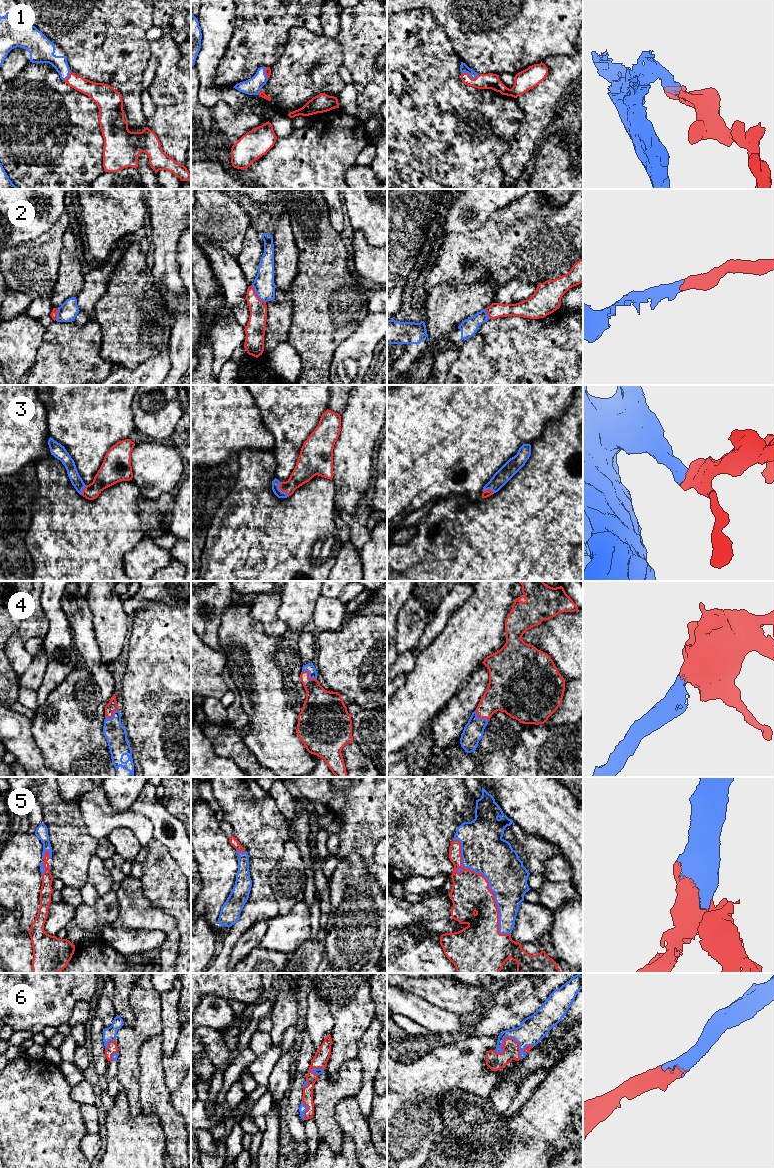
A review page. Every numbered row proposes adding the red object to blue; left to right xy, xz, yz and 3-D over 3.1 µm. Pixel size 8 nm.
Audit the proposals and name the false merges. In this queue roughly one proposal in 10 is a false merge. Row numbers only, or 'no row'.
no row

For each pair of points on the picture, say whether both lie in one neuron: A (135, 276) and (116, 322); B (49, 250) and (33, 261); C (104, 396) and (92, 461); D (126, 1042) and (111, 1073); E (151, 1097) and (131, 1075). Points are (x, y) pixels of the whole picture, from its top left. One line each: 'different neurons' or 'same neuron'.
A: same neuron
B: same neuron
C: same neuron
D: different neurons
E: different neurons

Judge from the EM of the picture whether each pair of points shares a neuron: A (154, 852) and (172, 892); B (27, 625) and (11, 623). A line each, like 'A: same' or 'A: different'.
A: same
B: different

